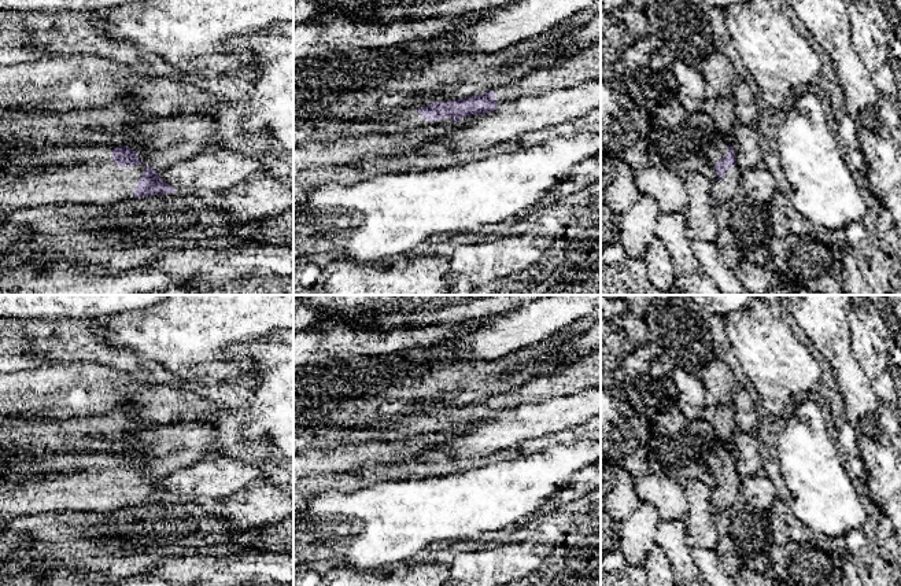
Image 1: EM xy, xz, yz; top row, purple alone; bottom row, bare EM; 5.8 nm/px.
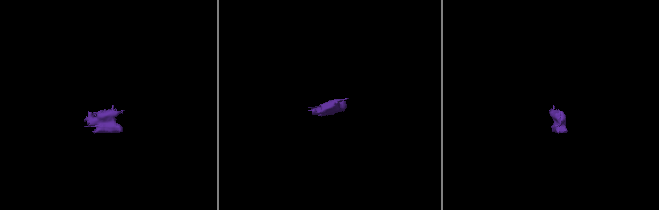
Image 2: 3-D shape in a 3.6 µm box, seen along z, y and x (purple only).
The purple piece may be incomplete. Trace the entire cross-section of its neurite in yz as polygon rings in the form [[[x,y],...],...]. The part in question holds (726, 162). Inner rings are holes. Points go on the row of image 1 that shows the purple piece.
[[[728,144],[728,154],[716,162],[714,169],[717,178],[712,181],[710,191],[716,202],[731,202],[742,199],[742,173],[736,166],[735,151],[731,144]]]

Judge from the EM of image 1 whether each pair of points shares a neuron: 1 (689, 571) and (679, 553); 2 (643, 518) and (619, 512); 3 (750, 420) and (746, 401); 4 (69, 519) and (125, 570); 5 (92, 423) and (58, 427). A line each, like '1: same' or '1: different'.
1: same
2: different
3: same
4: same
5: same

